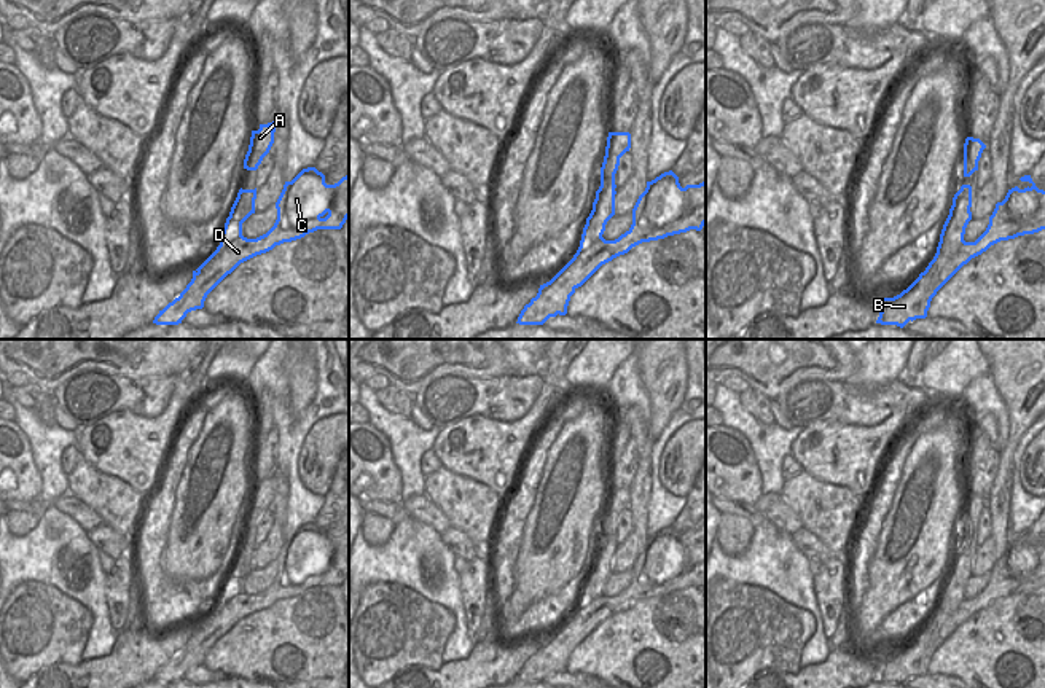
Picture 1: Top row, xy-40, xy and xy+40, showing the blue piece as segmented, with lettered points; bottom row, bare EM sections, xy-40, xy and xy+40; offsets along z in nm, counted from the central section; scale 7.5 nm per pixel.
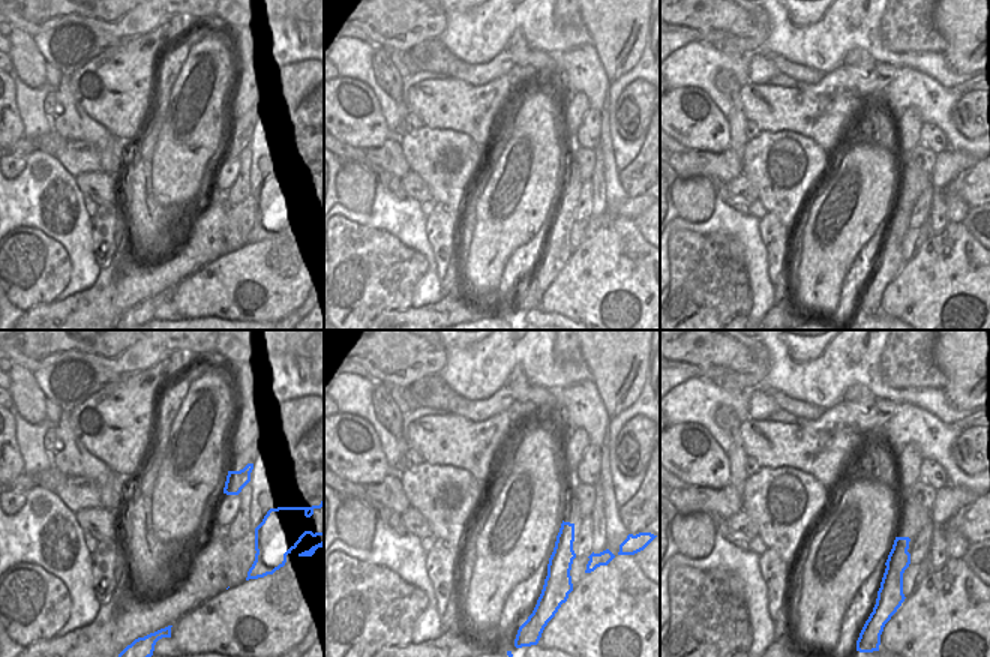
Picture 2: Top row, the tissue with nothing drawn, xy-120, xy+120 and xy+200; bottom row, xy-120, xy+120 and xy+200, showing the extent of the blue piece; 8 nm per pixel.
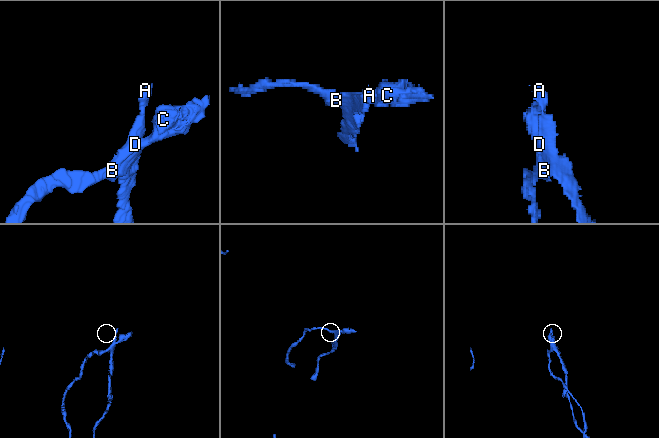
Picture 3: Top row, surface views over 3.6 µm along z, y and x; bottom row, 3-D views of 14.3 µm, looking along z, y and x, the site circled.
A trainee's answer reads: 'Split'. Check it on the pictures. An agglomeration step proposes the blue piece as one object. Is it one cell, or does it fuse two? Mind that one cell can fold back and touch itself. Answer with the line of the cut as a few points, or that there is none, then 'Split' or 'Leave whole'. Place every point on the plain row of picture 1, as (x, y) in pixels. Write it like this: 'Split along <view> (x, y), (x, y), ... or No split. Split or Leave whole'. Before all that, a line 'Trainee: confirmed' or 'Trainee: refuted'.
Trainee: confirmed
Split along xy+40 (940, 637), (908, 676). Split

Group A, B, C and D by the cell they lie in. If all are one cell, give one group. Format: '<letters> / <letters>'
A / B C D

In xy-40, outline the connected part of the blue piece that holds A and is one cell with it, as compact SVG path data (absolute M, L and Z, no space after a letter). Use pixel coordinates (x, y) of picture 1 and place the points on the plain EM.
M276 479L260 481L258 487L252 487L249 508L244 516L244 526L256 527L263 514L274 500Z

